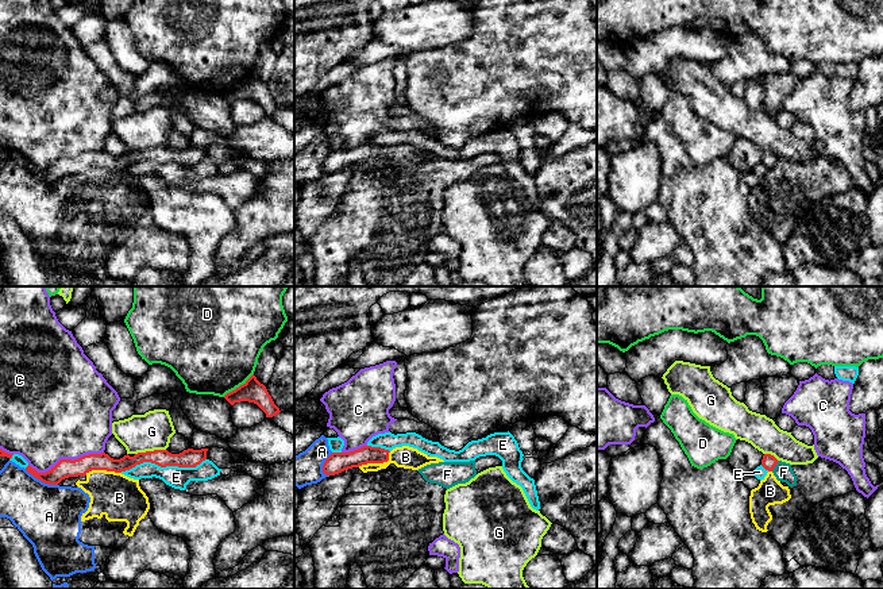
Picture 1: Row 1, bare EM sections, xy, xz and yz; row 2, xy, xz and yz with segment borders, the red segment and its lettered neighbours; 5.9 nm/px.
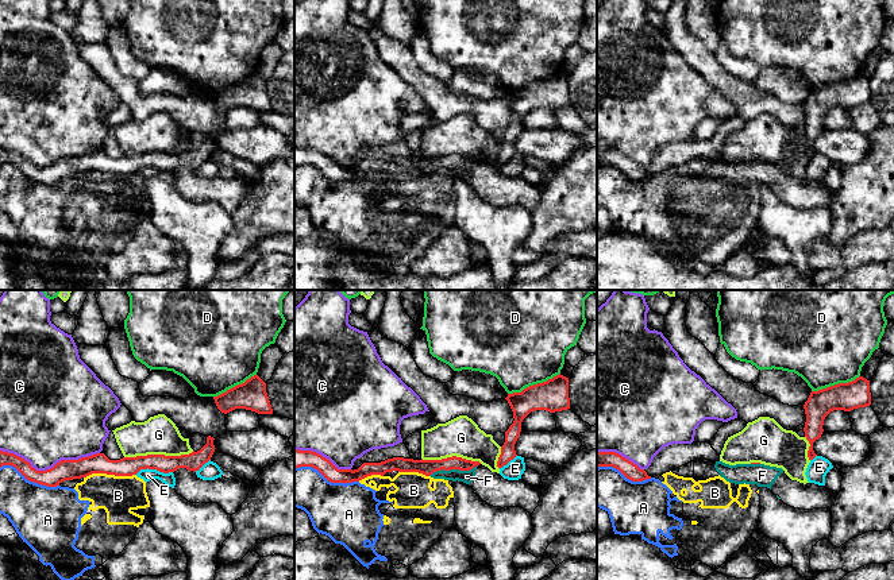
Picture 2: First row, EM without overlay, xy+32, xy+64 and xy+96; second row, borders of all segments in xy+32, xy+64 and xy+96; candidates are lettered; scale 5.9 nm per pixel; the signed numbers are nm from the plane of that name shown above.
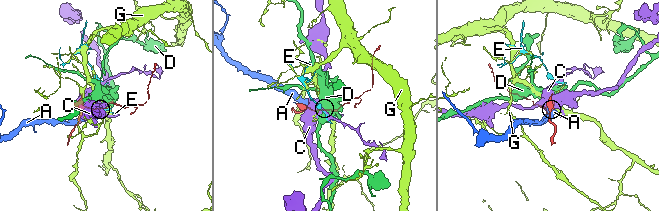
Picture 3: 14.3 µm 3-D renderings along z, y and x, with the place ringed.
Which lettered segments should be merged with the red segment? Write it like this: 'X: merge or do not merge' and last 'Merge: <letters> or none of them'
A: do not merge
B: do not merge
C: do not merge
D: do not merge
E: do not merge
F: do not merge
G: do not merge
Merge: none of them

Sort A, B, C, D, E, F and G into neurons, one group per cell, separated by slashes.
A B F / C / D / E / G

